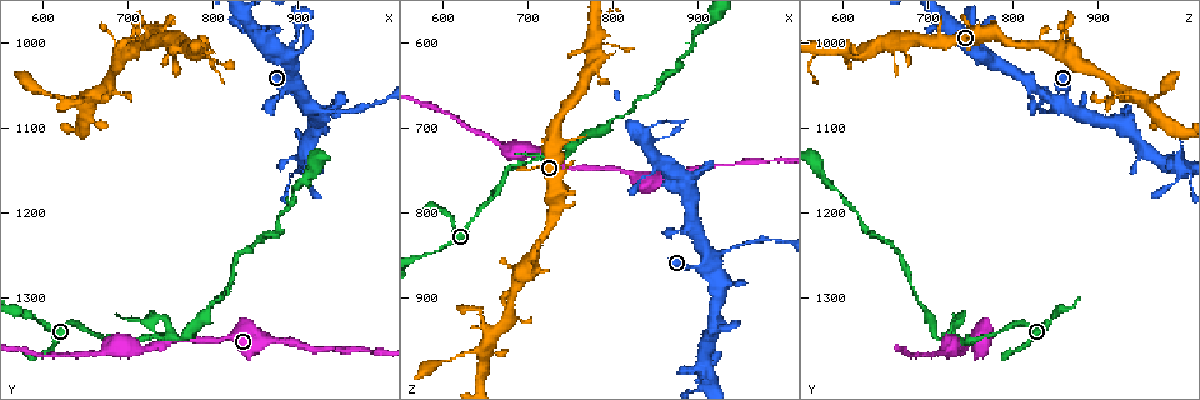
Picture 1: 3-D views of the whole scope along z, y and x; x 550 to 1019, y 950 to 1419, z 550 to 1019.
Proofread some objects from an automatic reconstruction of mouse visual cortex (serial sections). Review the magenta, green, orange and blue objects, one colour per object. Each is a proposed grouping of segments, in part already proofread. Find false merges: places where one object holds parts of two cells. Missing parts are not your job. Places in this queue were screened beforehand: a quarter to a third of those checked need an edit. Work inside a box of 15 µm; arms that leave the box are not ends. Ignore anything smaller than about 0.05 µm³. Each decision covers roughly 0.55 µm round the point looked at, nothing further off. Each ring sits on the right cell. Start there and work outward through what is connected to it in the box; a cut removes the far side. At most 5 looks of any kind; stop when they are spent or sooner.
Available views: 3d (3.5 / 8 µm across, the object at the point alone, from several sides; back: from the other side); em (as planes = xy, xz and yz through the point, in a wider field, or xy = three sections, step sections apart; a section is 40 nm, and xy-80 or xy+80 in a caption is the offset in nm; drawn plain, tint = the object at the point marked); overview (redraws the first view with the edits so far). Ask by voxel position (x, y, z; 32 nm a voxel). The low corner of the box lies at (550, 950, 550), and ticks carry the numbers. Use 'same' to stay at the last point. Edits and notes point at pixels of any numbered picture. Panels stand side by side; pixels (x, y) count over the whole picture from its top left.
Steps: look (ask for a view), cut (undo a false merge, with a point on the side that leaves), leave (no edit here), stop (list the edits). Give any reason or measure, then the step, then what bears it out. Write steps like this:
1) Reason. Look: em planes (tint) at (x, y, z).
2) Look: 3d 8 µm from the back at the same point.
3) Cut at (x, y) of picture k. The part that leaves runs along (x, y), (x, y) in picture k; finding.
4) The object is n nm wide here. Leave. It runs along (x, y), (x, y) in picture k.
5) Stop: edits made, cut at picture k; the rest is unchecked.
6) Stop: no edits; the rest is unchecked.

Thick turns thin. Look: 3d 3.5 µm at (590, 1325, 845).

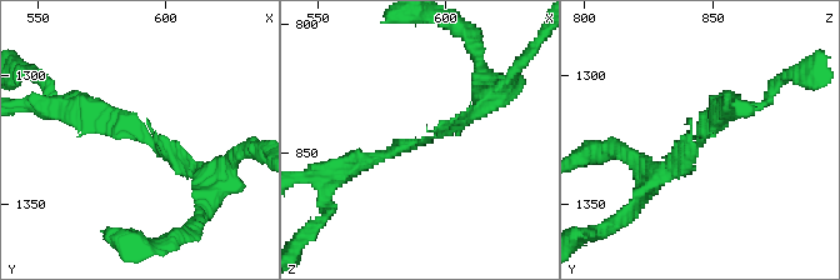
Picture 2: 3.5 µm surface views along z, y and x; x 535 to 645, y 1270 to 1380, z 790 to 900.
Shape alone is not enough. Look: em xy step 1 (tint) at (593, 1324, 844).

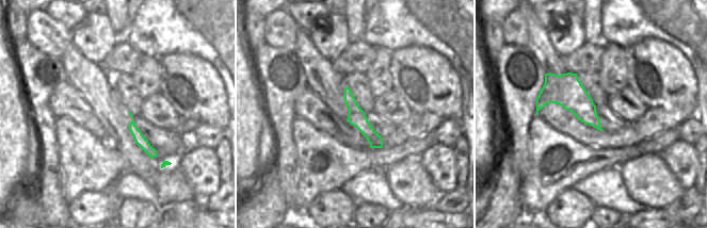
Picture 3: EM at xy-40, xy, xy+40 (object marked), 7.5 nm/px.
The object is 130 nm wide here. Leave. It runs along (347, 91), (356, 117), (380, 145) in picture 3; one cell here.

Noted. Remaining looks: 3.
Looks like a crossing. Look: 3d 8 µm at (900, 1065, 860).

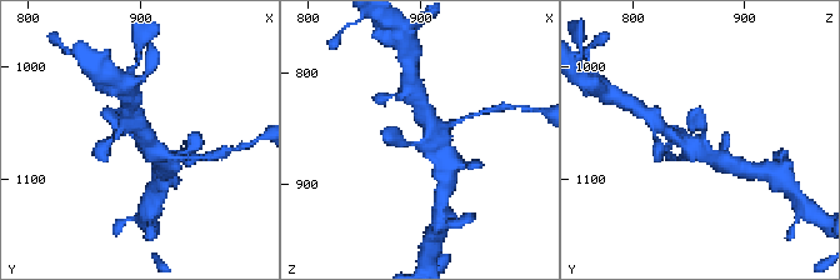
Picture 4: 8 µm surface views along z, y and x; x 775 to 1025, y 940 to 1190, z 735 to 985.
Look: 3d 3.5 µm at (900, 1066, 864).

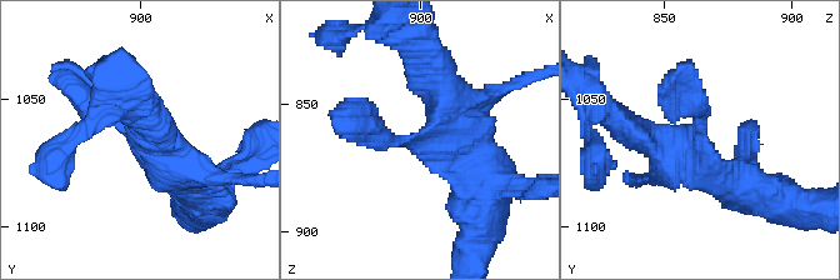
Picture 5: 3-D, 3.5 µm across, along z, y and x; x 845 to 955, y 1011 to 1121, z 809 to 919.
4 arms meet here; the arms are 300, 400, 400, 450 nm wide. Look: em xy step 2 (tint) at (900, 1066, 863).

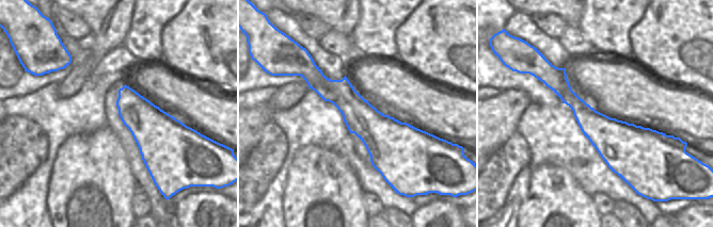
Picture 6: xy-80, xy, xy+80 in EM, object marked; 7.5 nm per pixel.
Leave. It runs along (301, 73), (385, 139), (424, 139) in picture 6; continuous, no second cell.

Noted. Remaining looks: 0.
Stop: no edits; the rest is unchecked.

